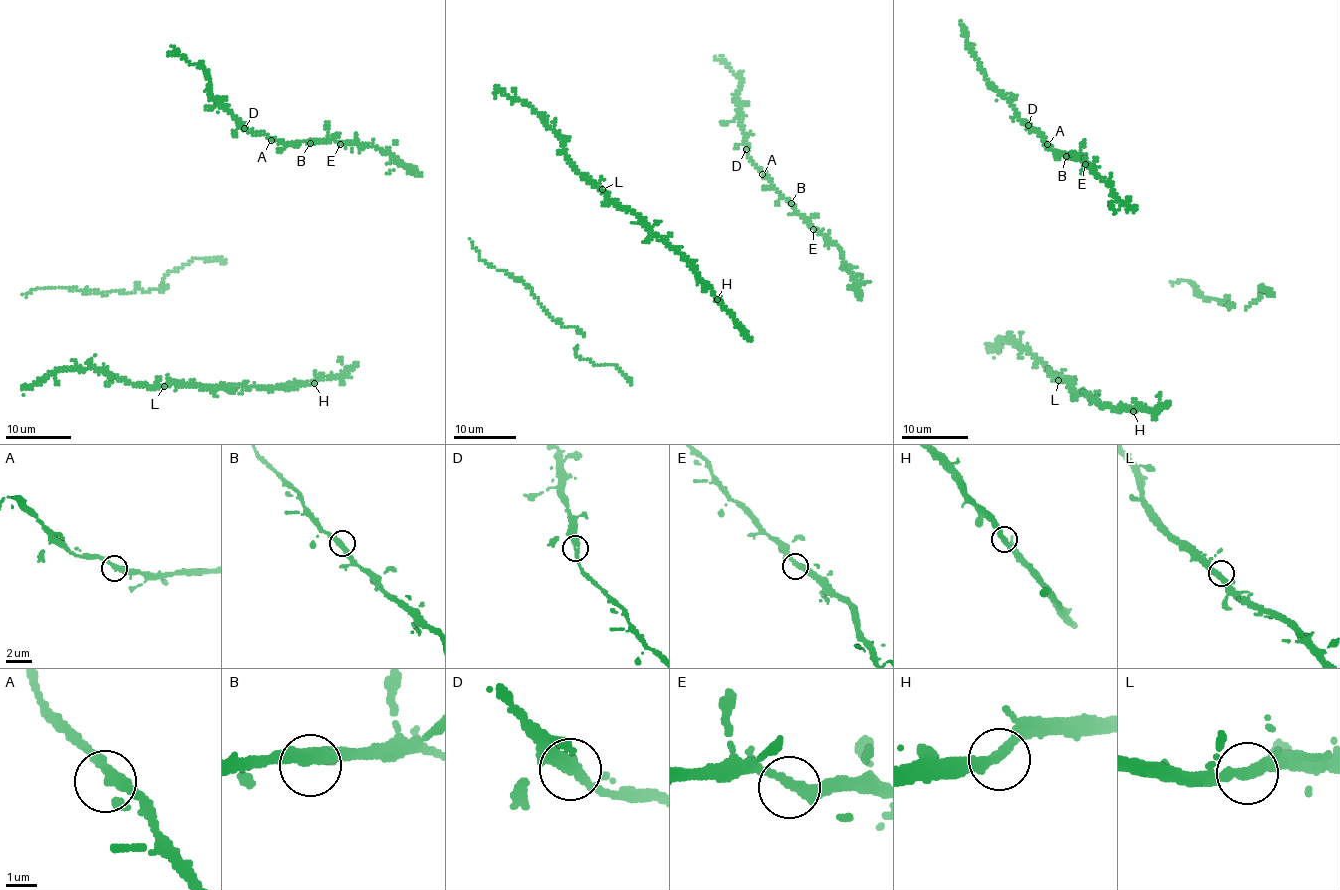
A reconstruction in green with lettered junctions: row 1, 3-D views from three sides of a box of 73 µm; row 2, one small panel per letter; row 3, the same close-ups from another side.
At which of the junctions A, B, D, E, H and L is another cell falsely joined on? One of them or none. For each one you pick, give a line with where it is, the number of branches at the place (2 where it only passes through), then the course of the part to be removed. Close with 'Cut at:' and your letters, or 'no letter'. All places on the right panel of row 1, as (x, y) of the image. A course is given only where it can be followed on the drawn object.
Cut at: no letter

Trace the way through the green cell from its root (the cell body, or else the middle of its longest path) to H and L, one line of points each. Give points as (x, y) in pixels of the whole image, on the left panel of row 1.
H: (341, 358), (346, 370), (338, 376), (320, 377), (314, 383)
L: (341, 358), (346, 370), (338, 376), (320, 377), (313, 383), (264, 390), (240, 385), (205, 389), (164, 386)

